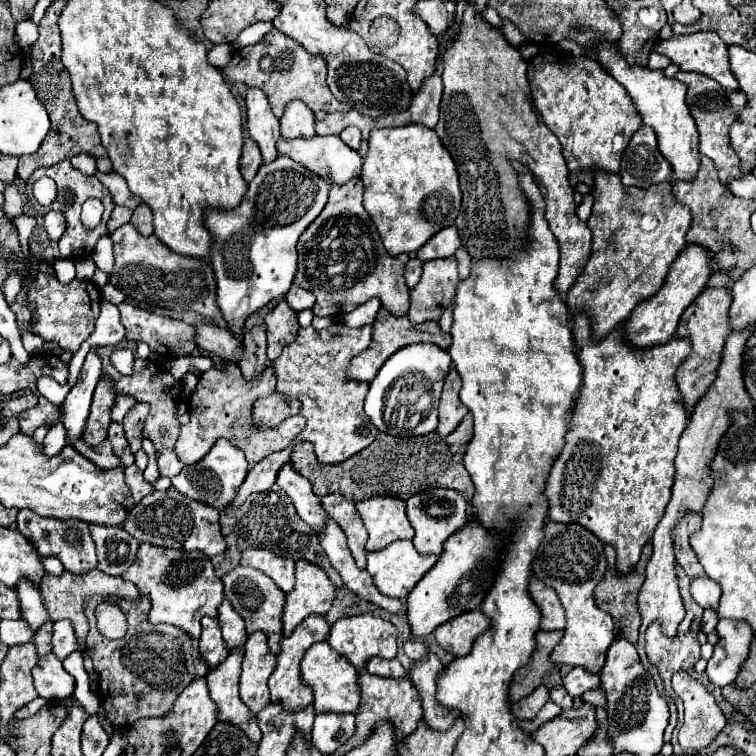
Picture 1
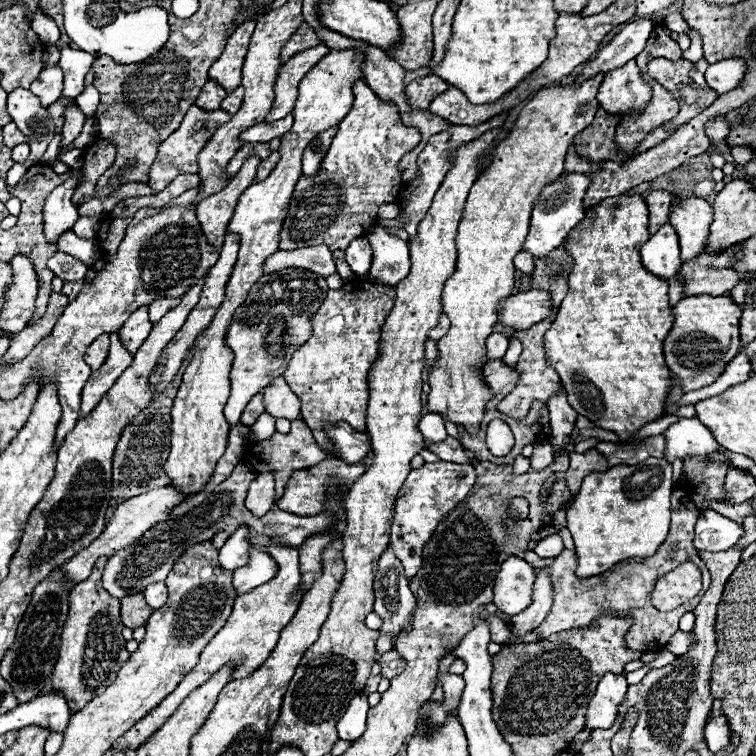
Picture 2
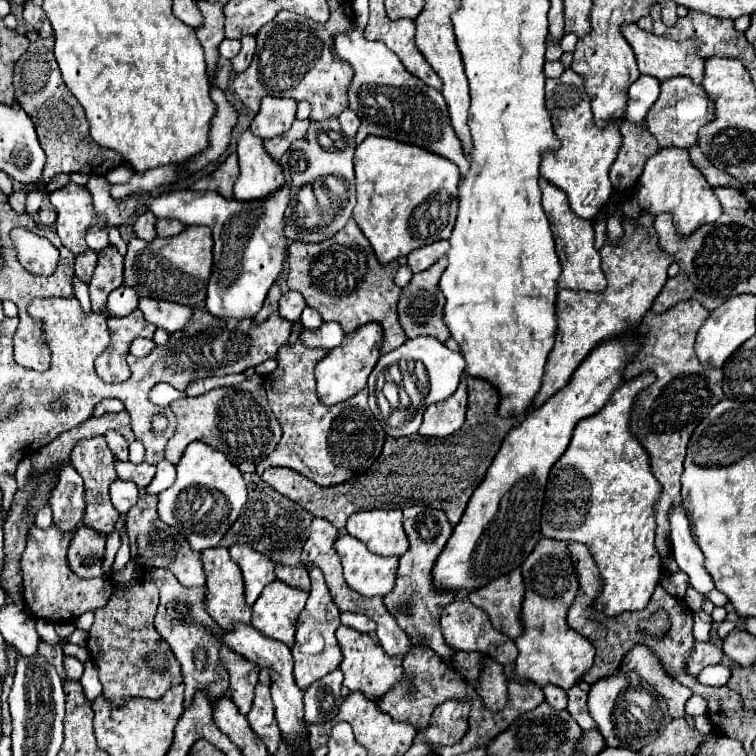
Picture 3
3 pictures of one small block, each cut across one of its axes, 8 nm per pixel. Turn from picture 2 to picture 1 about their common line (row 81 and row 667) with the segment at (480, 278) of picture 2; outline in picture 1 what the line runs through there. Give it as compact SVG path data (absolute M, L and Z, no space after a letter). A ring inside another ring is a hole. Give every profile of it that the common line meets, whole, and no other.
M548 522L544 526L544 540L532 562L532 572L538 580L552 586L566 610L566 628L558 646L552 650L552 662L568 666L584 666L590 672L600 672L606 660L606 650L614 642L614 620L608 612L596 608L594 588L606 572L604 544L580 524Z

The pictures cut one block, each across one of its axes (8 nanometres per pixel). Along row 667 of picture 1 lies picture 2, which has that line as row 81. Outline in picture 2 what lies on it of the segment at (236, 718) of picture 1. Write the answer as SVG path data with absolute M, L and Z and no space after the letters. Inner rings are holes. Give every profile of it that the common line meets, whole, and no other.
M254 20L242 22L228 38L224 54L210 66L210 80L216 80L226 92L232 92L232 88L240 86L242 64L244 64L244 56L248 52L248 44L254 28L256 28Z

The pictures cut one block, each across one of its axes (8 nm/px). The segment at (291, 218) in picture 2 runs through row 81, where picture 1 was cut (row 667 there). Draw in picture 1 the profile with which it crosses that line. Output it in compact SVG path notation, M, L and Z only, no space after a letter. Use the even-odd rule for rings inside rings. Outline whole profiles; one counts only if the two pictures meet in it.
M362 614L362 616L352 616L352 618L340 618L338 622L334 622L328 644L336 652L340 652L344 658L348 658L358 670L362 670L372 656L394 658L396 656L396 636L398 636L398 630L392 622L372 616L372 614Z

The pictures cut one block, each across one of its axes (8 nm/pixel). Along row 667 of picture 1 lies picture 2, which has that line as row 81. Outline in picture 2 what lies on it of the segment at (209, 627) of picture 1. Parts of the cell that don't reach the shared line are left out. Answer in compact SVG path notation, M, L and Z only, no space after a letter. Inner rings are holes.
M208 80L200 92L200 96L196 98L196 106L198 108L204 108L204 110L212 110L212 108L218 108L220 106L220 100L224 100L226 96L226 90L214 82L214 80Z

